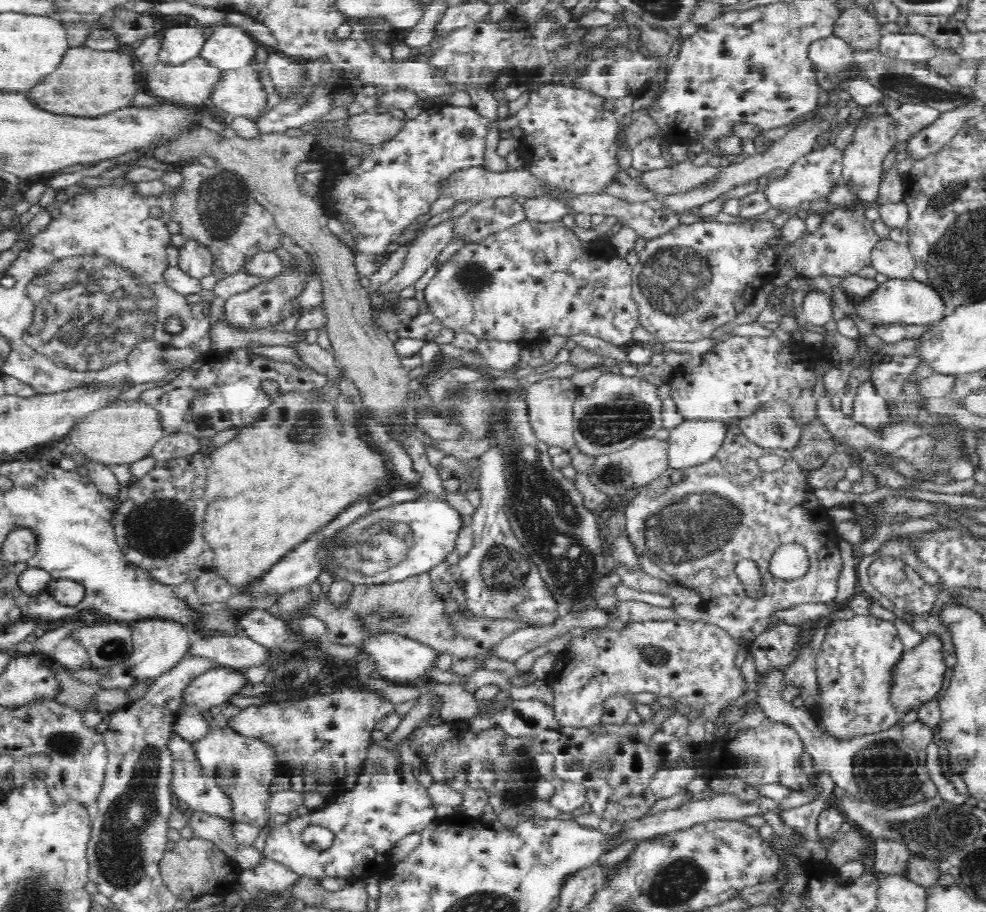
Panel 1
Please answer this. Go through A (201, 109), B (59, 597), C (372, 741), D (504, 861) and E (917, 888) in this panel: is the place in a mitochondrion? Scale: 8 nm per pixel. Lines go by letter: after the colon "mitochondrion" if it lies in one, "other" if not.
A: other
B: other
C: other
D: other
E: other

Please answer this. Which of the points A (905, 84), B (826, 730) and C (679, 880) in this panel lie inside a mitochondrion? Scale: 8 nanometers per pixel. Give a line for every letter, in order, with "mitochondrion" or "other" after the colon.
A: mitochondrion
B: other
C: mitochondrion

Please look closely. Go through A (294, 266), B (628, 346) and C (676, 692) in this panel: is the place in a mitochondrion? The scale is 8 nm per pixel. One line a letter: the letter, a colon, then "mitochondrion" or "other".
A: other
B: other
C: other

